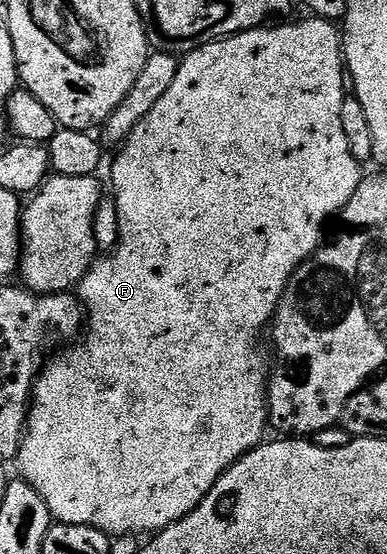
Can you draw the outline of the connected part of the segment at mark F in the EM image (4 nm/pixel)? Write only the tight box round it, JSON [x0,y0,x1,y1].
[16,19,364,538]

